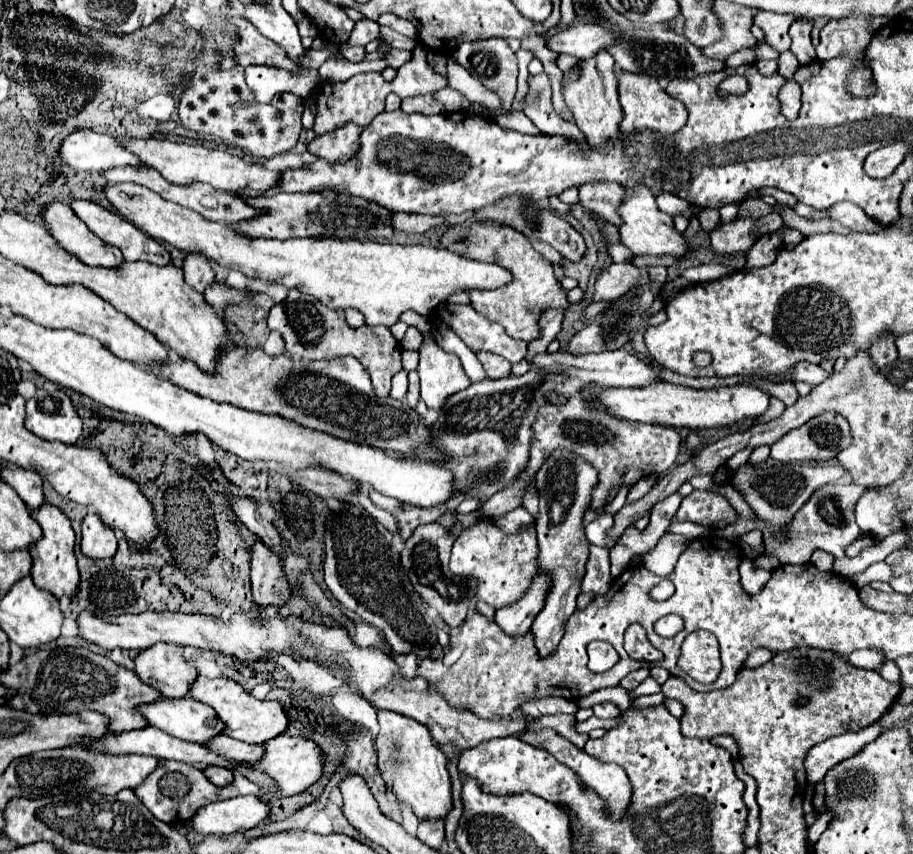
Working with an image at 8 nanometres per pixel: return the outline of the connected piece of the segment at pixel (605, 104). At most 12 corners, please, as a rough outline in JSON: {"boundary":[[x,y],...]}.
{"boundary":[[613,57],[579,59],[561,89],[591,147],[621,135]]}

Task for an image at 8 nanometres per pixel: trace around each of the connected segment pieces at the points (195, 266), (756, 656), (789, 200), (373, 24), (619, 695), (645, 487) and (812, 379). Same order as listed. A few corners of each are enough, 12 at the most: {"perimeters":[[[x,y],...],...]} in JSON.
{"perimeters":[[[197,253],[185,257],[187,285],[203,293],[215,283],[209,261]],[[754,649],[745,666],[757,668],[769,661],[768,649]],[[766,187],[758,192],[759,197],[771,195],[777,203],[795,207],[797,199],[781,189]],[[376,21],[355,23],[347,45],[367,45],[379,37]],[[619,686],[600,689],[576,700],[579,709],[611,701],[621,711],[633,697]],[[649,477],[629,491],[627,501],[637,501],[657,483]],[[797,363],[791,381],[823,383],[831,373],[813,363]]]}

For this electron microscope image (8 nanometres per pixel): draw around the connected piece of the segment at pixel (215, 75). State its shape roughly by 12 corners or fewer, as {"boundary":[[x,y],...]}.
{"boundary":[[199,67],[181,123],[253,157],[295,147],[303,99],[255,103],[239,69]]}

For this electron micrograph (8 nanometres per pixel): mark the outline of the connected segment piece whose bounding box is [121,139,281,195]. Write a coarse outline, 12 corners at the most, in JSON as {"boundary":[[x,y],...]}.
{"boundary":[[129,139],[125,149],[175,185],[241,195],[281,171],[203,145]]}

